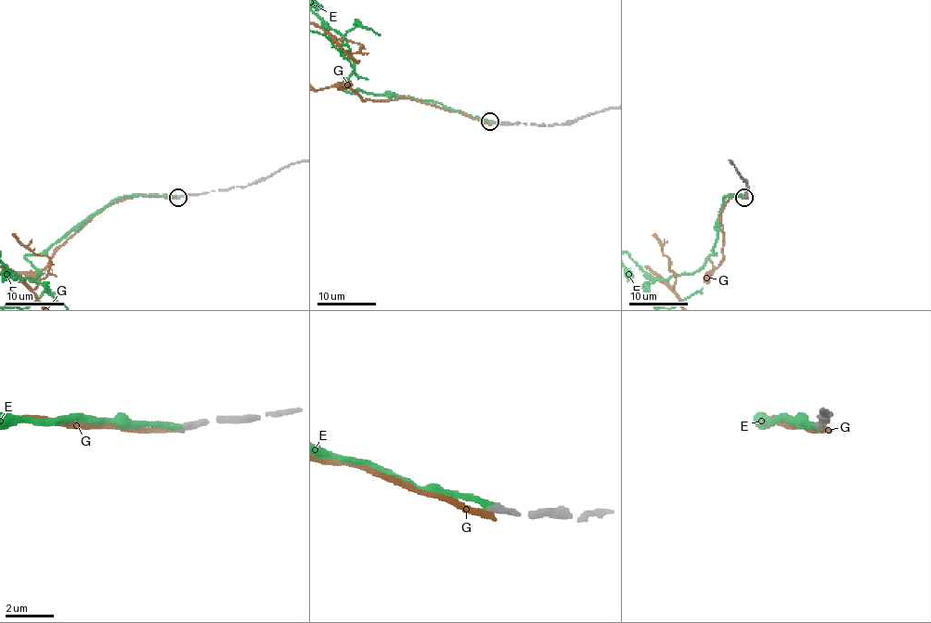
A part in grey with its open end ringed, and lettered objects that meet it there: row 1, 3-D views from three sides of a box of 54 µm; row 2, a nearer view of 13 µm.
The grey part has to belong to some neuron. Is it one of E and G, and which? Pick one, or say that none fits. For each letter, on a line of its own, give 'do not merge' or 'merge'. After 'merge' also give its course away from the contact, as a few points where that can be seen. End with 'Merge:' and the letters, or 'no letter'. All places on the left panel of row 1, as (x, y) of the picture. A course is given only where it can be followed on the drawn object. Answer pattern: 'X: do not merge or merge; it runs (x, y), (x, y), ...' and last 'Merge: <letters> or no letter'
E: merge
G: do not merge
Merge: E

